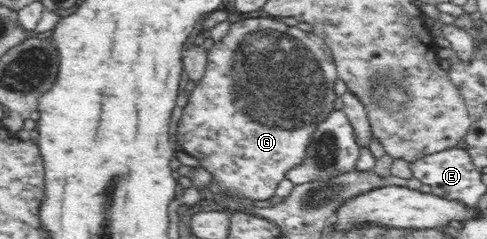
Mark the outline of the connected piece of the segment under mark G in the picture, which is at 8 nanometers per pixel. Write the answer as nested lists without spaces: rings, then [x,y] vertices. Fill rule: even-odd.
[[[262,16],[260,18],[246,18],[246,20],[231,24],[227,36],[216,41],[207,51],[207,59],[204,76],[196,83],[196,88],[188,99],[188,104],[183,108],[181,119],[178,121],[177,143],[183,152],[196,157],[201,166],[212,174],[220,185],[221,194],[248,198],[253,204],[267,205],[273,203],[277,199],[275,190],[278,183],[285,178],[293,166],[305,161],[306,147],[309,146],[309,140],[314,129],[318,128],[318,124],[334,110],[333,102],[337,98],[334,86],[338,73],[331,50],[325,40],[322,40],[314,32],[302,32],[297,27],[287,26],[280,22],[278,17]]]

